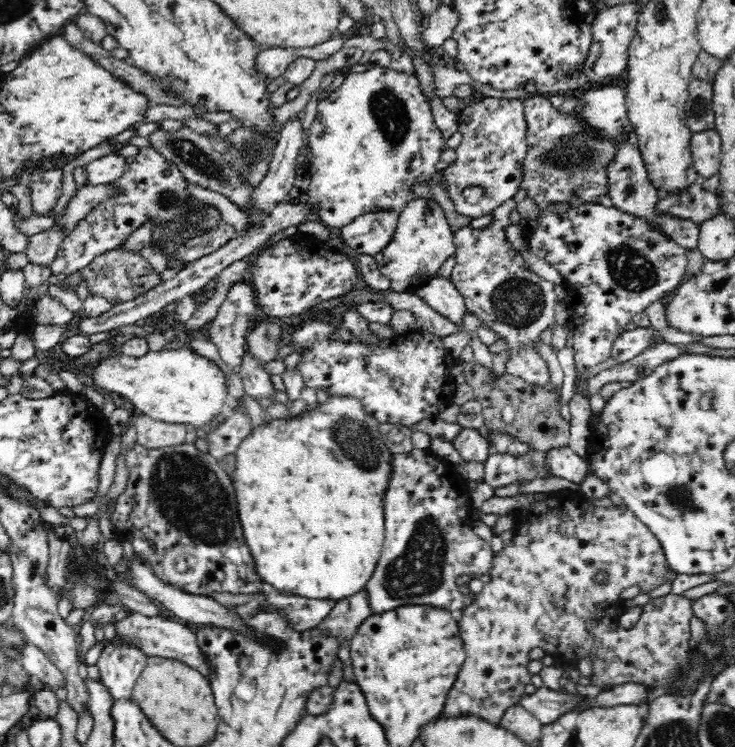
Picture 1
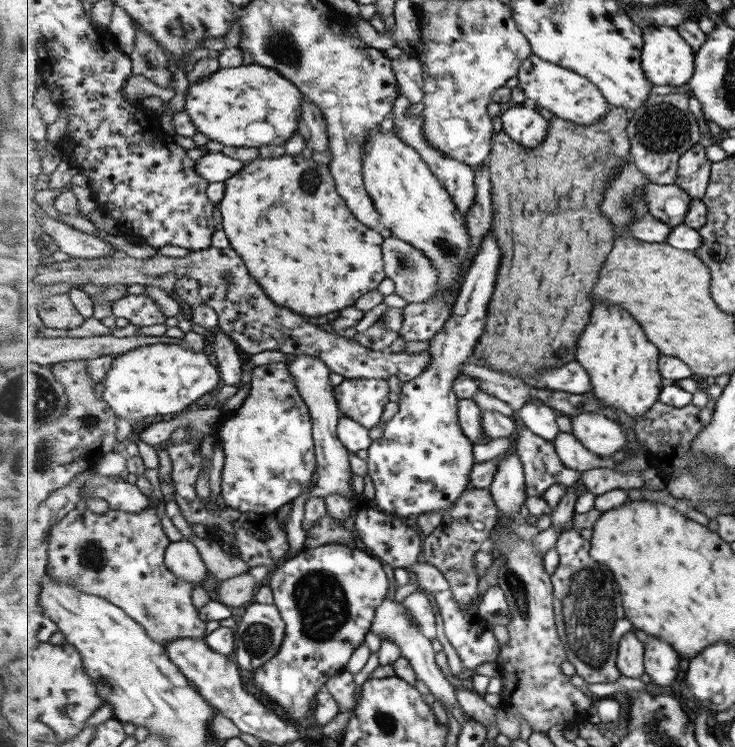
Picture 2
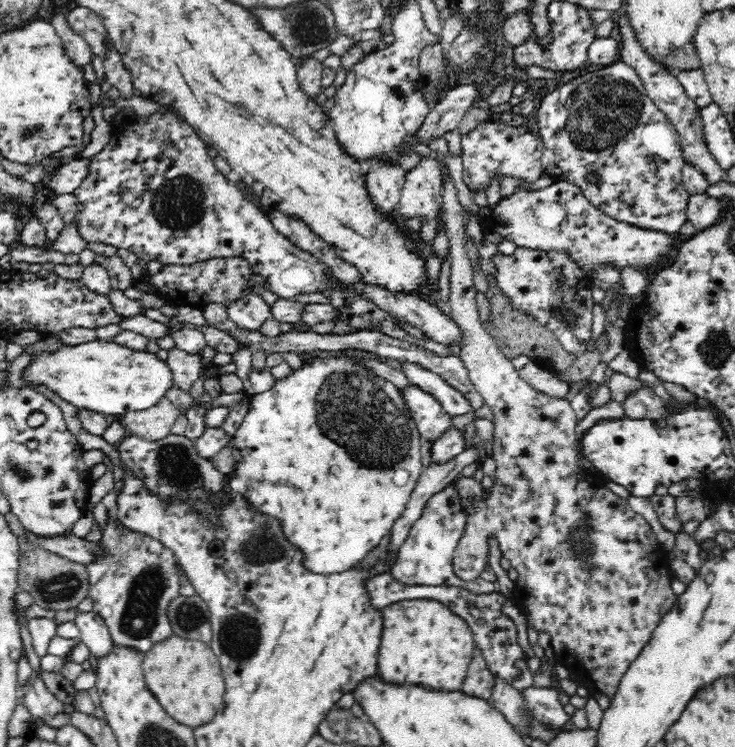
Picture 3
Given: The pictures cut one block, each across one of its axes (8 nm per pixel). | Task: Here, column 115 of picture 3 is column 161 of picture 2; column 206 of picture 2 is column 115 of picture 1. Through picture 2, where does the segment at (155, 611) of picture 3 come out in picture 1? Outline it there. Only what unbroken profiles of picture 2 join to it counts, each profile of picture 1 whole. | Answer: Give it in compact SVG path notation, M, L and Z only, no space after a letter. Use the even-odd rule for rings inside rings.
M132 611L126 618L114 621L114 630L116 638L124 643L130 643L138 647L145 655L149 657L161 656L178 659L186 664L199 669L201 673L207 676L209 668L205 656L199 649L194 628L191 625L184 624L177 619L163 617L149 617Z

